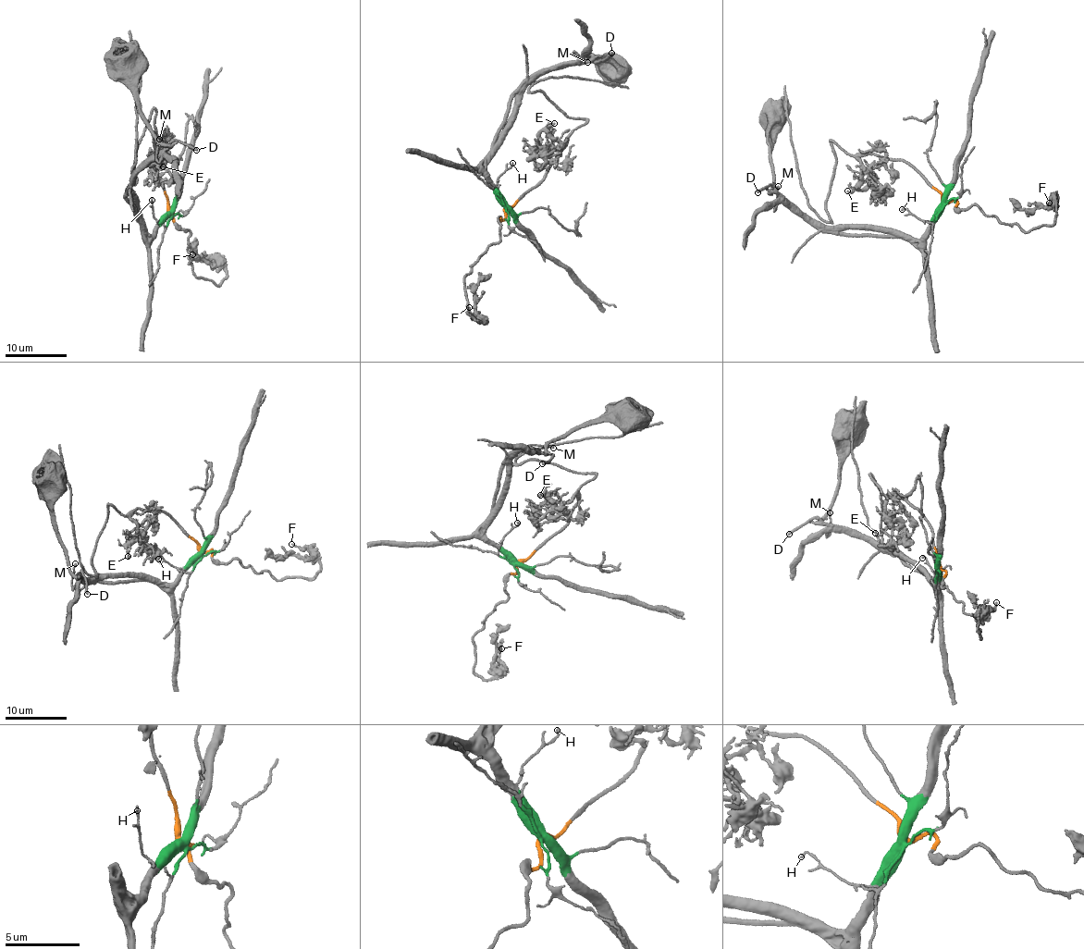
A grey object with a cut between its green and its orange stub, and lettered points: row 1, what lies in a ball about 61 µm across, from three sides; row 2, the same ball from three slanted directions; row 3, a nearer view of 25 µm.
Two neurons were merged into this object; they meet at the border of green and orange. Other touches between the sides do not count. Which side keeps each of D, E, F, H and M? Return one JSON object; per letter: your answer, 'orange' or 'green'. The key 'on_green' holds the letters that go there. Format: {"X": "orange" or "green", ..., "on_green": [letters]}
{"D": "green", "E": "orange", "F": "orange", "H": "green", "M": "green", "on_green": ["D", "H", "M"]}

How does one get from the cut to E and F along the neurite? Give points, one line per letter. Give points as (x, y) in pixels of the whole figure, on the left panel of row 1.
E: (168, 211), (155, 167), (154, 133), (163, 141), (163, 156), (156, 164), (160, 169), (163, 166)
F: (168, 211), (176, 223), (190, 231), (188, 250), (195, 277), (219, 284), (227, 277), (227, 270), (192, 253)

